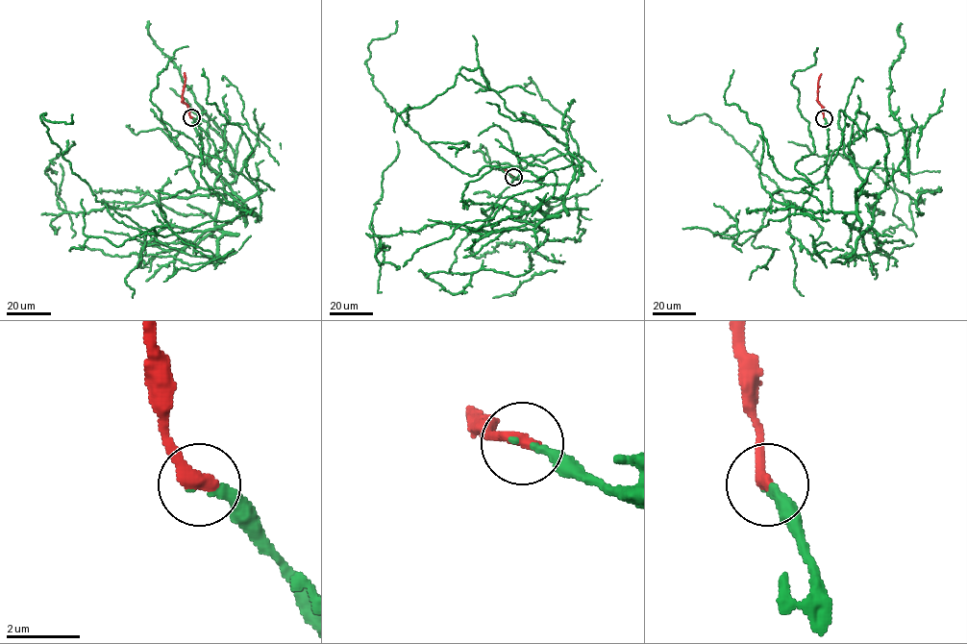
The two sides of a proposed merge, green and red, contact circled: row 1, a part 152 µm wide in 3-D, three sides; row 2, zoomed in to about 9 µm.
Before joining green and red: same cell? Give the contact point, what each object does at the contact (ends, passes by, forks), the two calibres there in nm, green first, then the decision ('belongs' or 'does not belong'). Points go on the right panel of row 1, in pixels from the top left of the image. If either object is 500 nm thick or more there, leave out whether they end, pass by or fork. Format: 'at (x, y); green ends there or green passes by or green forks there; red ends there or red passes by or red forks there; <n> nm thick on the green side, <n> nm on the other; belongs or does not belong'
at (824, 118); green ends there; red ends there; 180 nm thick on the green side, 440 nm on the other; belongs

